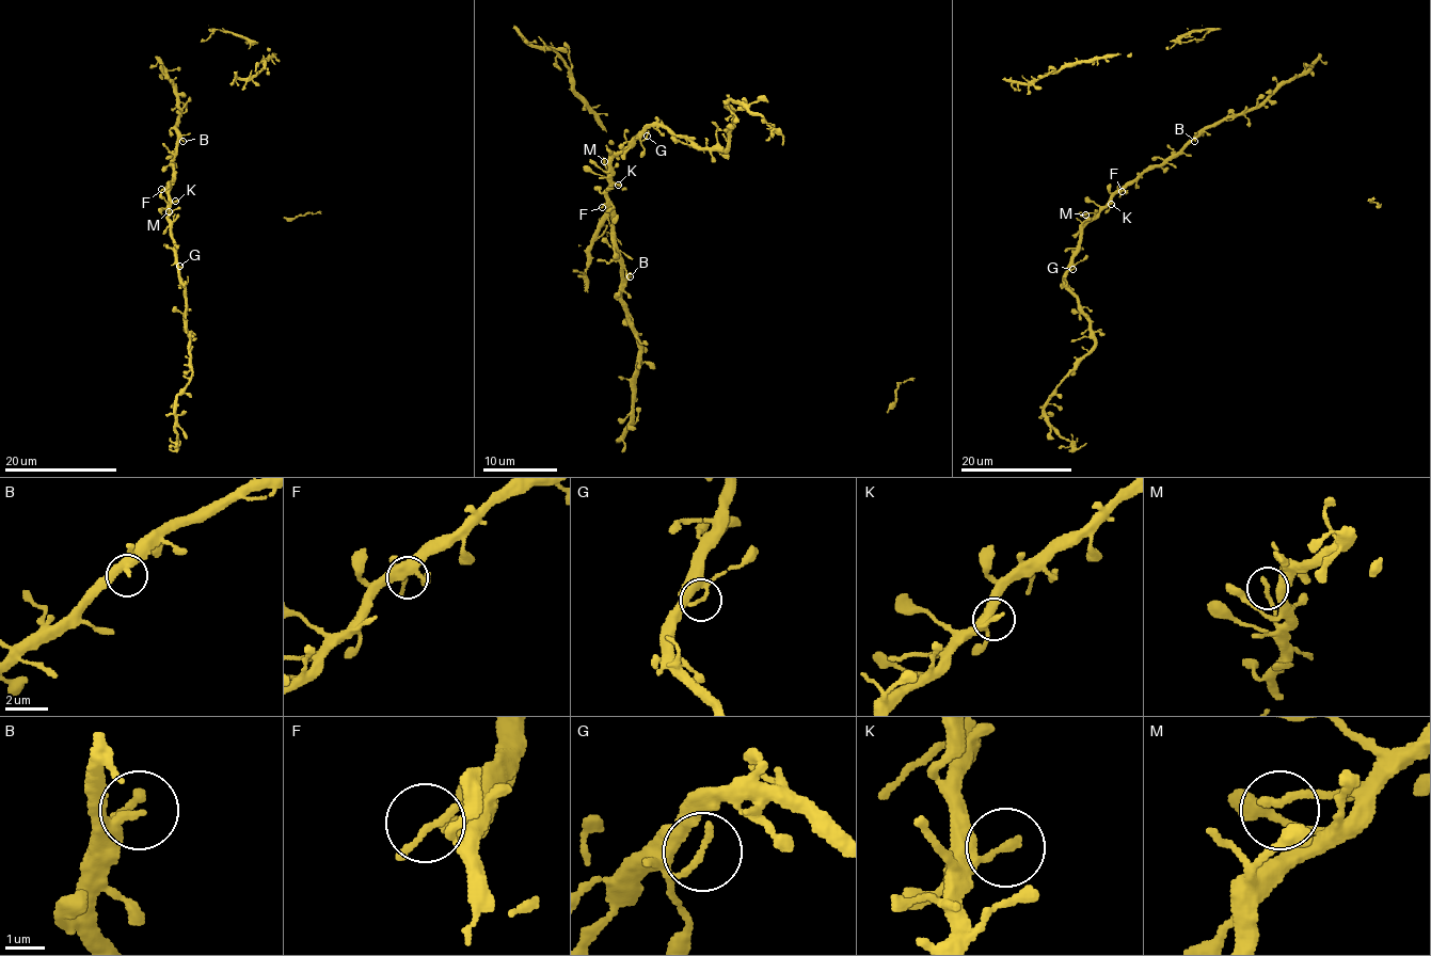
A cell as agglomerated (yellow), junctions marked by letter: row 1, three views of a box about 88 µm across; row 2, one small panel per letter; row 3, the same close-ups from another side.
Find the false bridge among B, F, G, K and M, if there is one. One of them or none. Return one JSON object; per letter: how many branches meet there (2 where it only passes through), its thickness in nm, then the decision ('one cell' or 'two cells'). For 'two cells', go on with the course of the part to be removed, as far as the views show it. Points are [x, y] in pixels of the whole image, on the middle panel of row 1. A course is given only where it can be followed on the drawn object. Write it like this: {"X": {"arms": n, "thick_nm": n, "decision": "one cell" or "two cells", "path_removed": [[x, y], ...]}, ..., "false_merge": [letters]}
{"B": {"arms": 1, "thick_nm": 240, "decision": "one cell"}, "F": {"arms": 1, "thick_nm": 200, "decision": "one cell"}, "G": {"arms": 1, "thick_nm": 200, "decision": "one cell"}, "K": {"arms": 1, "thick_nm": 240, "decision": "one cell"}, "M": {"arms": 1, "thick_nm": 200, "decision": "one cell"}, "false_merge": []}

